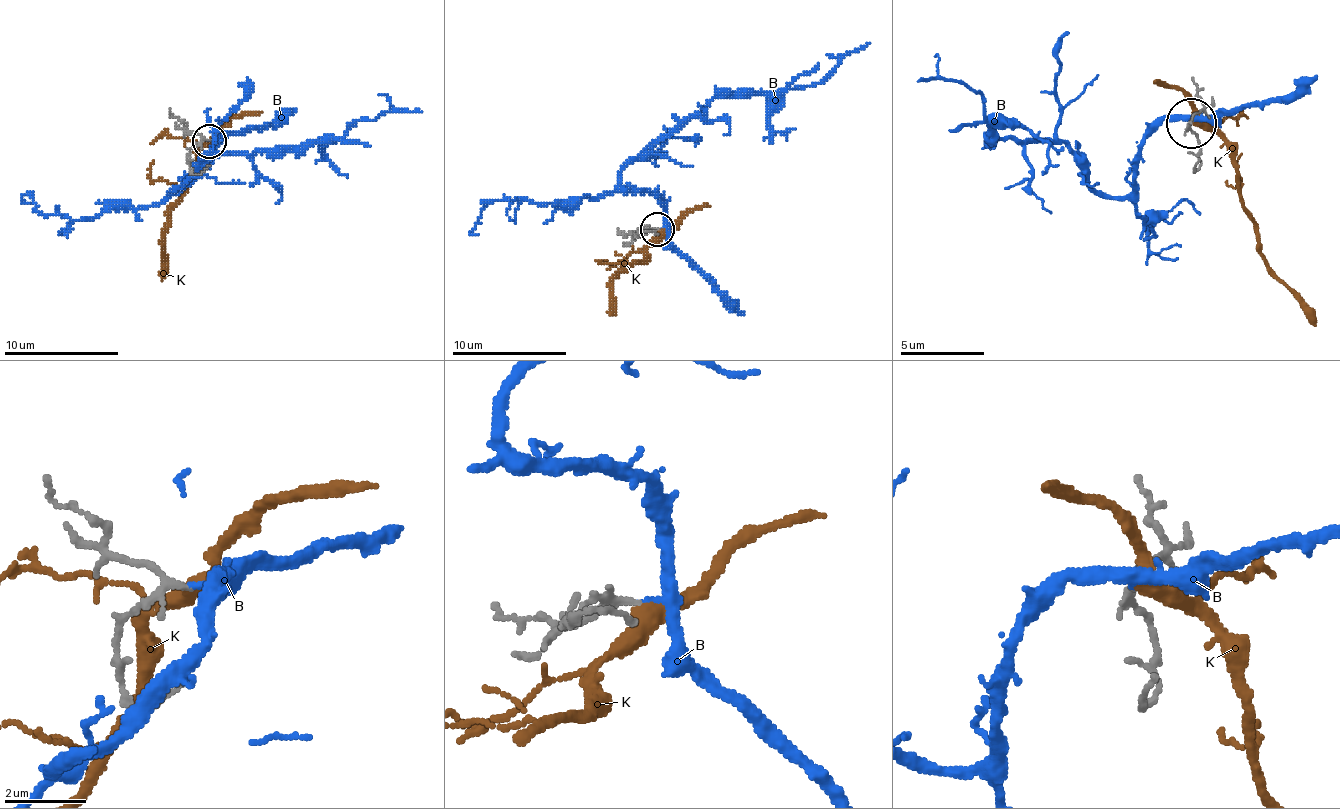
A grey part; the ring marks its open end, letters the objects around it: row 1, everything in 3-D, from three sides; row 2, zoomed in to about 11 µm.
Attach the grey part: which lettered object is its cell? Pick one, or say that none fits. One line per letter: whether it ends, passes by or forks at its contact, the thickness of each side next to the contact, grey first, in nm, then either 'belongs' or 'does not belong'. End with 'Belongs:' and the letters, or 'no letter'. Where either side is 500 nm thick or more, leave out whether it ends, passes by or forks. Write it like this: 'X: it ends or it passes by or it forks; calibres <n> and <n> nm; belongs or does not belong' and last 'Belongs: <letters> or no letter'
B: it passes by; calibres 130 and 140 nm; belongs
K: it passes by; calibres 170 and 400 nm; does not belong
Belongs: B

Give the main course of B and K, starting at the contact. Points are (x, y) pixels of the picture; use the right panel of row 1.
B: (1190, 122), (1169, 118), (1144, 143), (1131, 189), (1102, 197), (1064, 143), (997, 139), (980, 93), (918, 80)
K: (1194, 122), (1227, 151), (1236, 189), (1257, 227), (1265, 264), (1315, 327)

